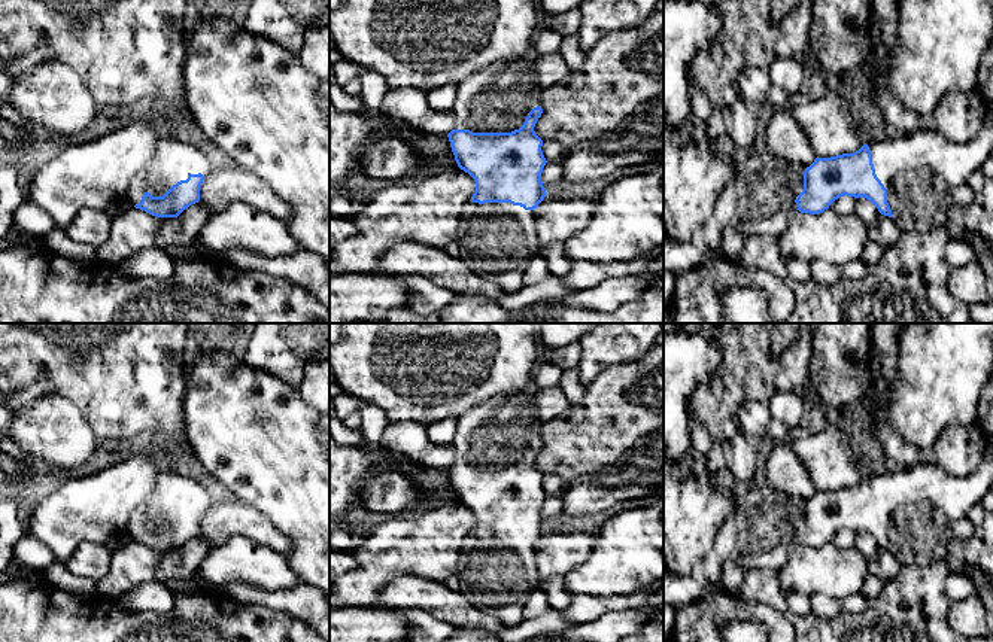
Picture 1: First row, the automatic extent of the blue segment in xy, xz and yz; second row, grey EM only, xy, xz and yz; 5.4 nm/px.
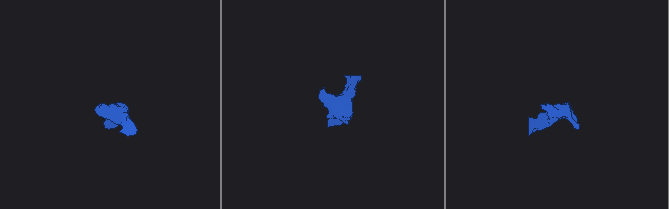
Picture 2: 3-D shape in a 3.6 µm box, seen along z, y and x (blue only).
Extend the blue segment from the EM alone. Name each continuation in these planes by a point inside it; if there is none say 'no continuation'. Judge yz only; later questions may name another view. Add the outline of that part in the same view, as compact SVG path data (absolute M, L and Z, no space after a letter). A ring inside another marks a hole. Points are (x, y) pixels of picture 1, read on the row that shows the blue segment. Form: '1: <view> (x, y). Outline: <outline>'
1: yz (919, 170). Outline: M986 103L984 125L966 143L953 143L935 130L896 134L868 146L887 189L890 219L901 232L947 228L956 206L951 191L966 183L993 150L993 103Z
2: yz (759, 198). Outline: M750 150L745 158L735 159L735 174L722 191L714 213L696 228L687 243L663 237L663 271L692 270L701 265L708 256L725 256L723 228L732 226L743 237L780 235L790 220L801 212L796 207L796 197L804 189L804 171L789 162L772 156L768 150Z

